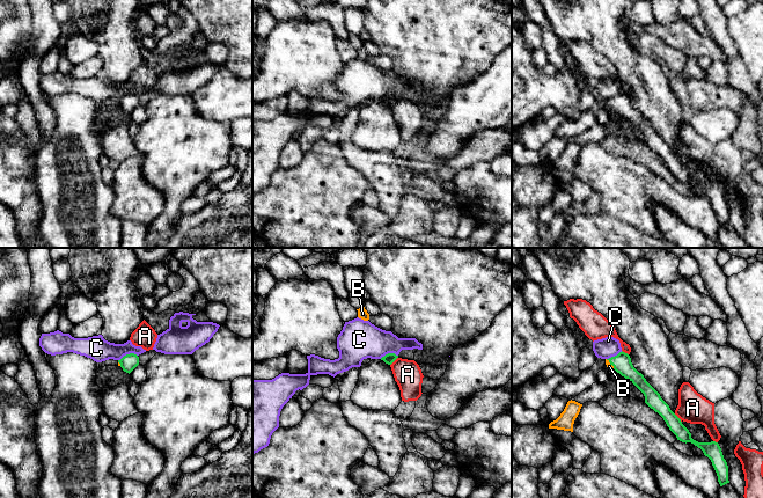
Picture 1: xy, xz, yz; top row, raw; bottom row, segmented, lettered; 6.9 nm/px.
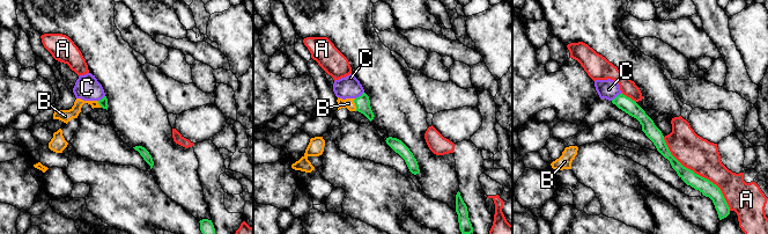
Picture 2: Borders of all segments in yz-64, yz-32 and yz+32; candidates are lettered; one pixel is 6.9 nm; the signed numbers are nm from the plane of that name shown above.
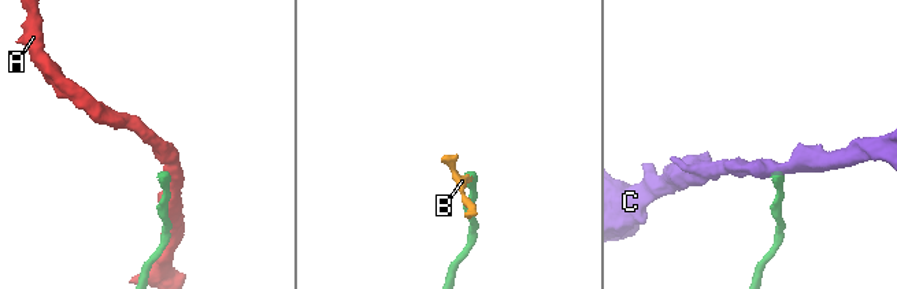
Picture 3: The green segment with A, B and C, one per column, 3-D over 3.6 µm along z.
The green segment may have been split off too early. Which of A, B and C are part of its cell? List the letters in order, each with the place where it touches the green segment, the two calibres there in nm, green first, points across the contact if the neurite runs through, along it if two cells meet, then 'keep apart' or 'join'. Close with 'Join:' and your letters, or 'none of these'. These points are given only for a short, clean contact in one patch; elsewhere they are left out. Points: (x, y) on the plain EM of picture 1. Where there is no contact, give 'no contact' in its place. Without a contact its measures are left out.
A: yz (679, 159) | 110/220 nm | keep apart
B: yz (610, 104) | 130/40 nm | across yz (622, 104), (610, 104), (609, 107) | join
C: xy (127, 95) | 110/170 nm | along xy (137, 95), (124, 95), (118, 101) | keep apart
Join: B

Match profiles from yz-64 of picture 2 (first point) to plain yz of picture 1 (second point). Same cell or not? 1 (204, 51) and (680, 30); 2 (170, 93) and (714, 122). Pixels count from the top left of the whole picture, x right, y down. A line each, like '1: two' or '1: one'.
1: one
2: two

